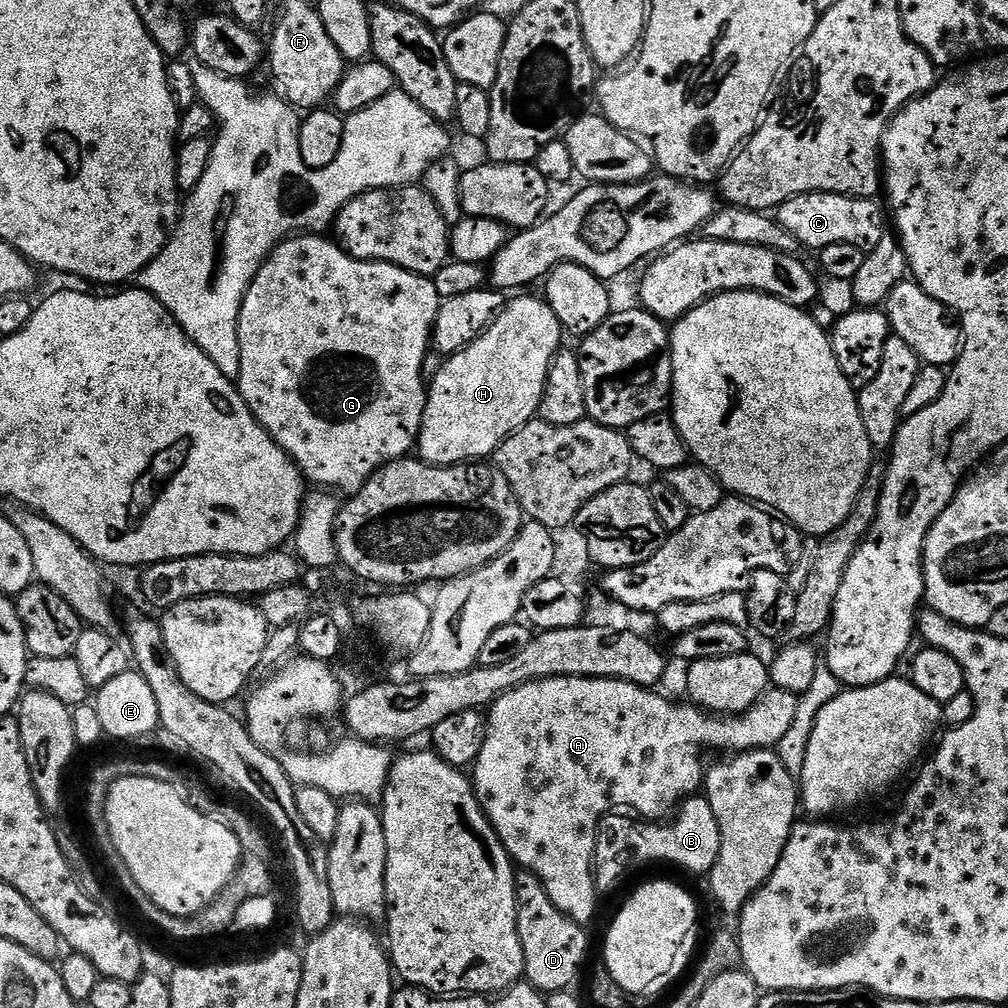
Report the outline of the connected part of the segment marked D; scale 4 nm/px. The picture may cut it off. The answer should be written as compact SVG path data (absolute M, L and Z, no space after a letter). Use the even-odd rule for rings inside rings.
M517 871L514 882L516 891L516 925L518 926L518 938L522 942L522 954L524 955L524 976L527 983L536 988L542 994L562 992L573 987L572 983L580 976L580 967L588 956L588 936L585 925L574 922L554 902L550 902L550 894L542 886L542 882L533 872Z

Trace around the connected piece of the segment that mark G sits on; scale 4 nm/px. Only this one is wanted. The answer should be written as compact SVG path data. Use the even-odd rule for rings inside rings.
M296 234L281 240L267 260L260 265L258 274L250 282L250 290L246 290L238 322L238 342L242 354L238 381L240 397L250 406L254 418L268 431L270 438L274 438L280 449L299 466L305 481L312 483L313 480L316 483L313 485L355 494L385 464L405 459L411 453L408 451L417 447L420 423L428 401L424 359L427 358L428 352L430 353L432 327L438 318L441 303L433 277L419 276L381 260L359 260L351 256L345 248L341 248L335 239L324 234Z

